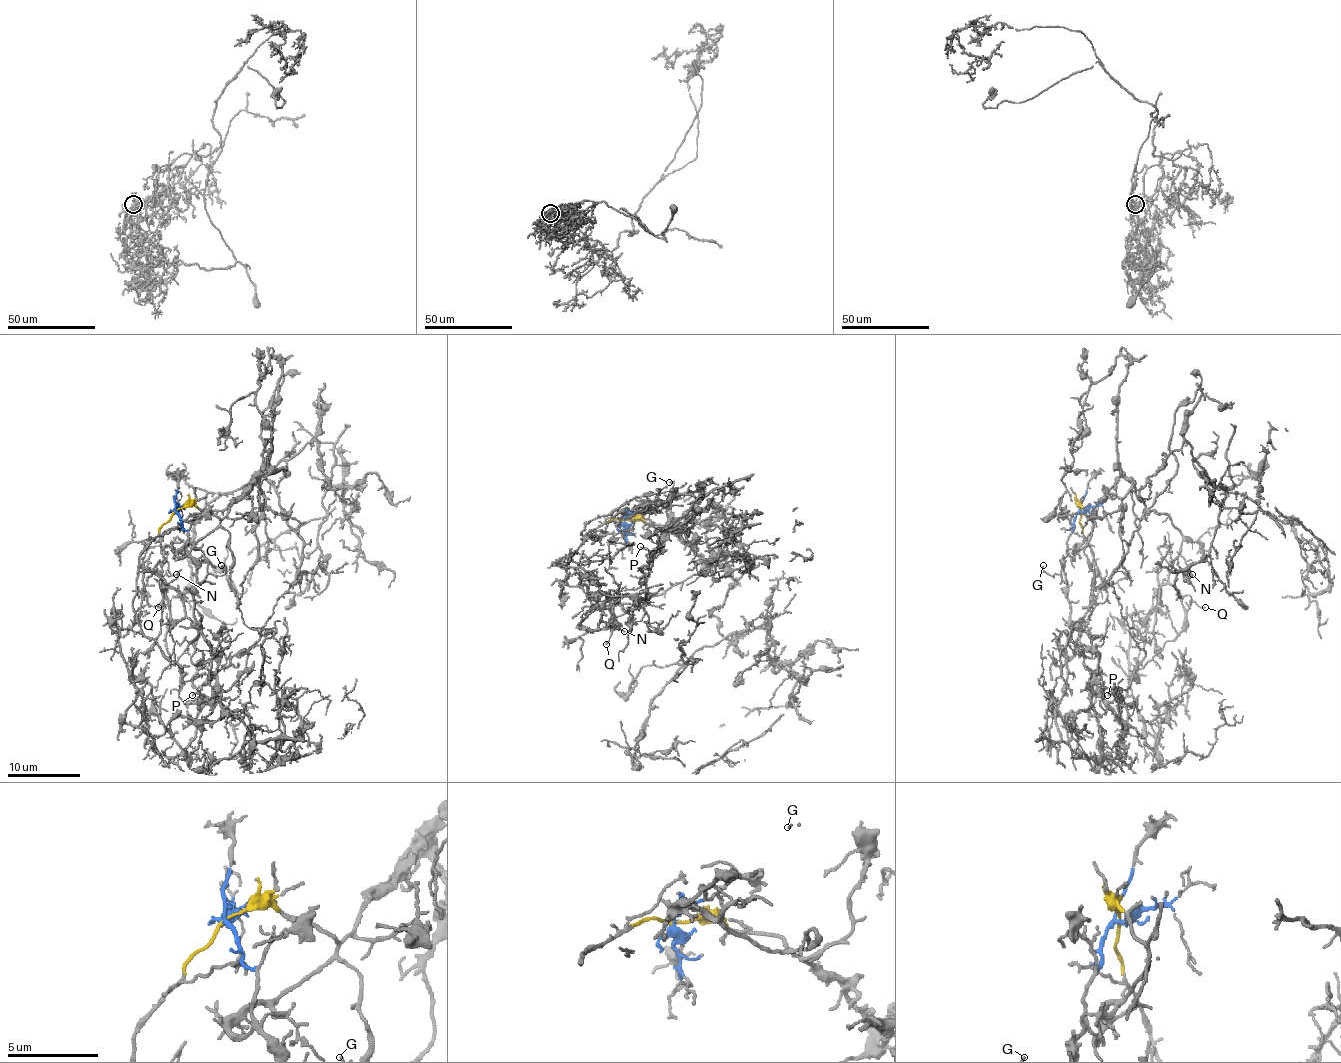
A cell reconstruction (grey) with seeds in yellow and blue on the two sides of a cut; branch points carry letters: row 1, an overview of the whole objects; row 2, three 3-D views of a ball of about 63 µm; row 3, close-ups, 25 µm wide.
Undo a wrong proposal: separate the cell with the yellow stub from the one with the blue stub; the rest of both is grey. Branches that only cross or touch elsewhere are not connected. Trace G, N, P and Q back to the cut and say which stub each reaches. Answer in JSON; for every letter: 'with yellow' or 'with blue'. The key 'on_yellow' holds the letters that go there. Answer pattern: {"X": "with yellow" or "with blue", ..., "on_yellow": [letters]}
{"G": "with blue", "N": "with yellow", "P": "with blue", "Q": "with yellow", "on_yellow": ["N", "Q"]}

